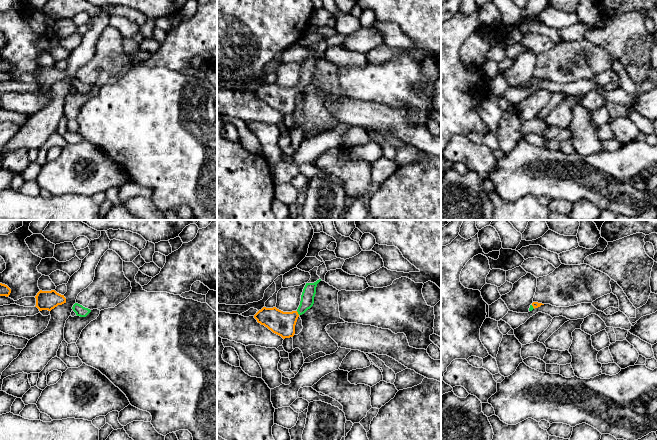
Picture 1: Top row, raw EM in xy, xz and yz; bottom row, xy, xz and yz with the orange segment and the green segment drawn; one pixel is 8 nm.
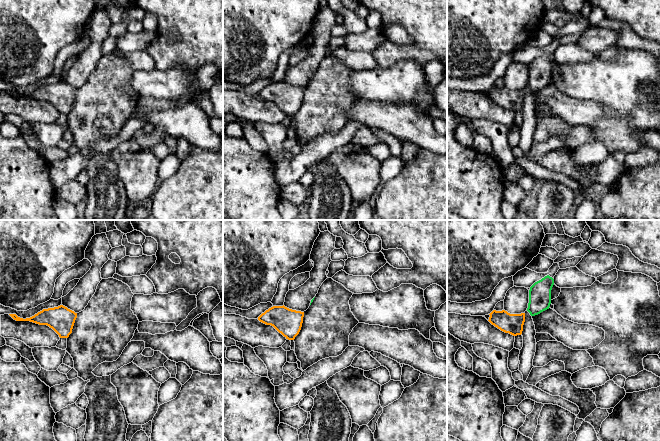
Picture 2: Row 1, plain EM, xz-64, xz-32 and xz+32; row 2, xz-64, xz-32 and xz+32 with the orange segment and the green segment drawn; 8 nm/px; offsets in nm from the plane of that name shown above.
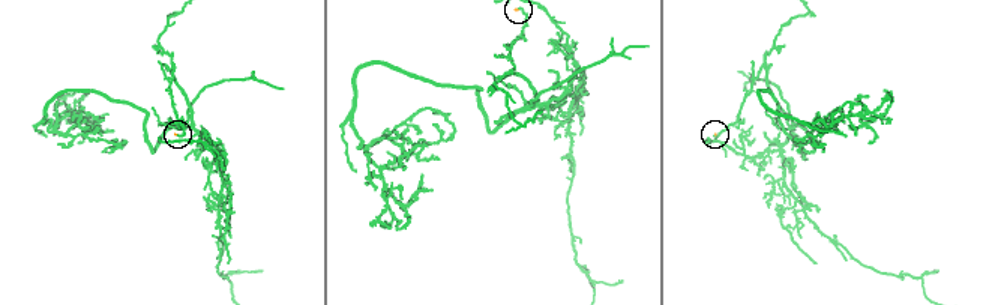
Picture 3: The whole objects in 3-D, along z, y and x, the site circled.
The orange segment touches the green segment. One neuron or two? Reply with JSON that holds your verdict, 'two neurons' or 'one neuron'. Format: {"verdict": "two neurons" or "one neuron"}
{"verdict": "one neuron"}

